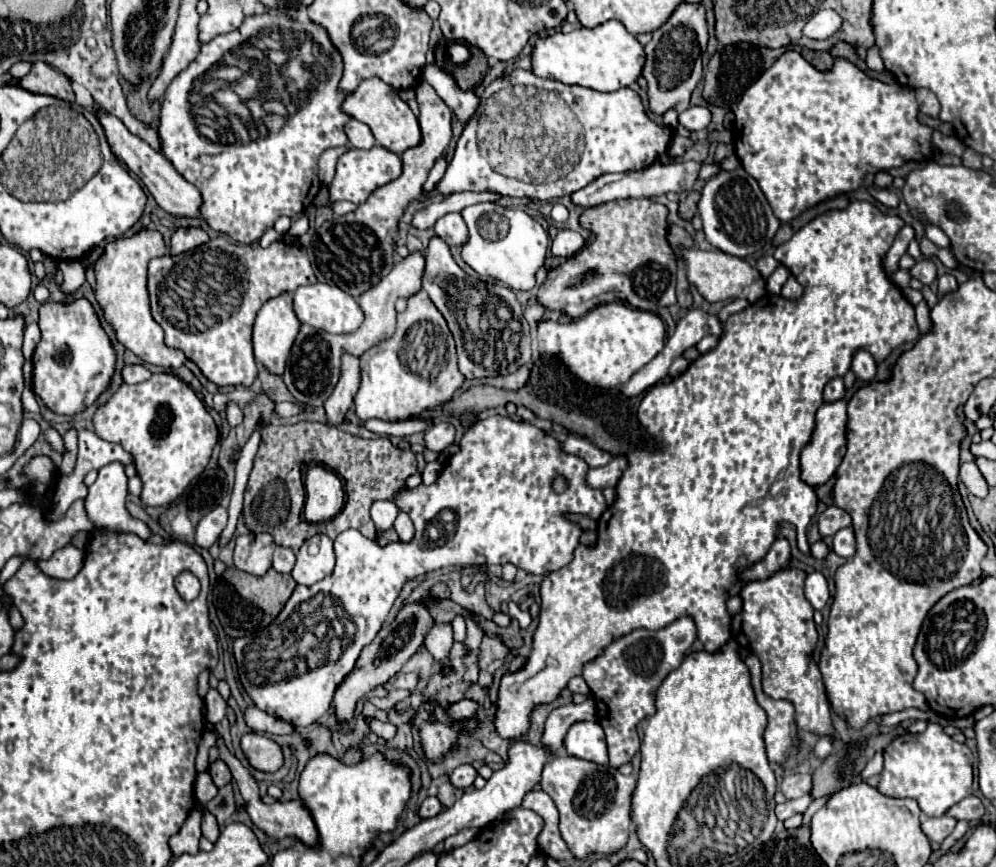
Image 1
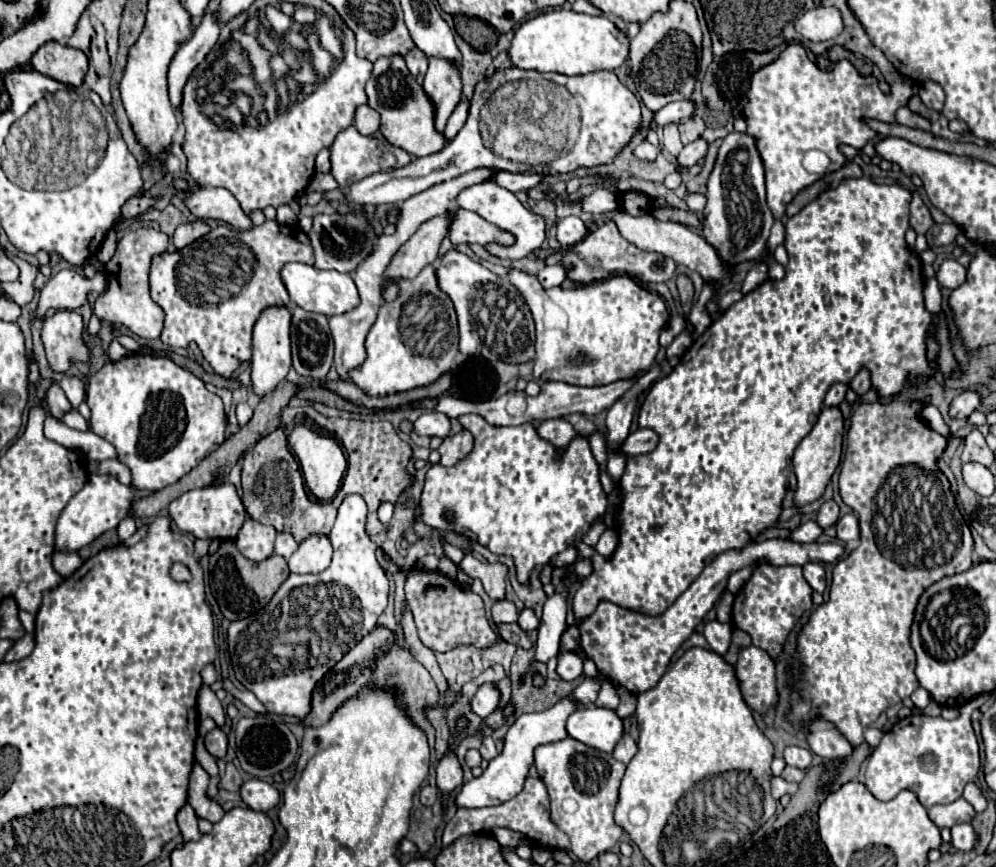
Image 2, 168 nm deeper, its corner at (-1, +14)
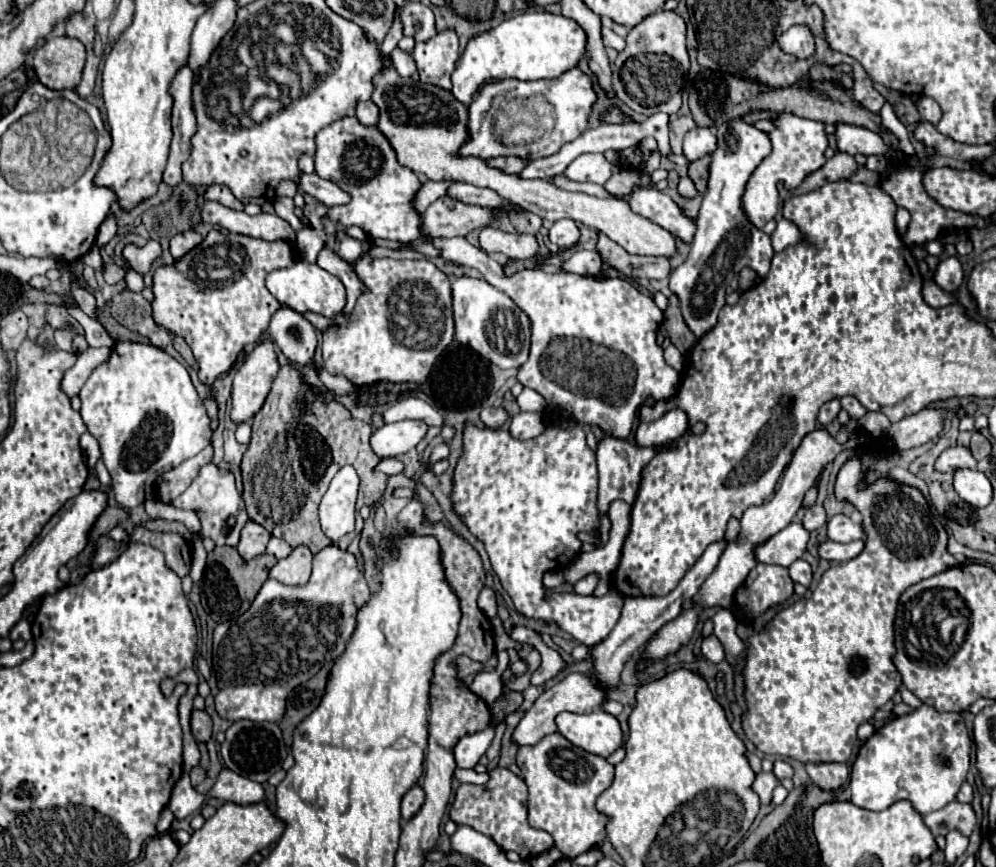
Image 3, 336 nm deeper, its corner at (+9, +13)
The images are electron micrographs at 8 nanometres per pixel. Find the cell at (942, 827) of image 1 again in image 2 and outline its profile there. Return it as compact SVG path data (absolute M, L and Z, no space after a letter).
M958 798L952 804L928 808L928 816L938 828L952 828L960 822L972 822L972 818L976 816L976 810L964 798Z

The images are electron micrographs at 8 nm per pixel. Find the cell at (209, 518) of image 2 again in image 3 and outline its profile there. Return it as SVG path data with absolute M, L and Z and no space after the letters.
M208 463L200 469L190 487L172 501L178 509L190 509L200 519L200 537L212 539L216 545L236 545L240 537L242 525L248 521L246 509L242 505L242 497L234 485L234 475L230 471L222 471L216 465Z

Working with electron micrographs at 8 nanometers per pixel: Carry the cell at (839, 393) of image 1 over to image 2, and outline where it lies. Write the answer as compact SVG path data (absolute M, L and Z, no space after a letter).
M834 384L834 386L830 388L830 392L826 394L824 406L826 406L826 408L830 408L830 406L840 406L840 402L842 402L844 396L846 396L846 390L848 390L846 384Z

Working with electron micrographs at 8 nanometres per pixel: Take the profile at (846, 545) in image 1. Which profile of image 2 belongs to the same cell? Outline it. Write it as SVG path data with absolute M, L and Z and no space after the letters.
M846 514L836 522L836 532L838 540L842 542L856 542L860 538L860 528L858 528L858 518L854 514Z

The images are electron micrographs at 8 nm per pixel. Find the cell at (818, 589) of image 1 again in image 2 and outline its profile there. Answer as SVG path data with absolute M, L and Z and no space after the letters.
M808 562L802 566L804 568L804 578L806 582L816 590L816 592L824 592L826 588L826 578L824 578L824 568L818 562Z

